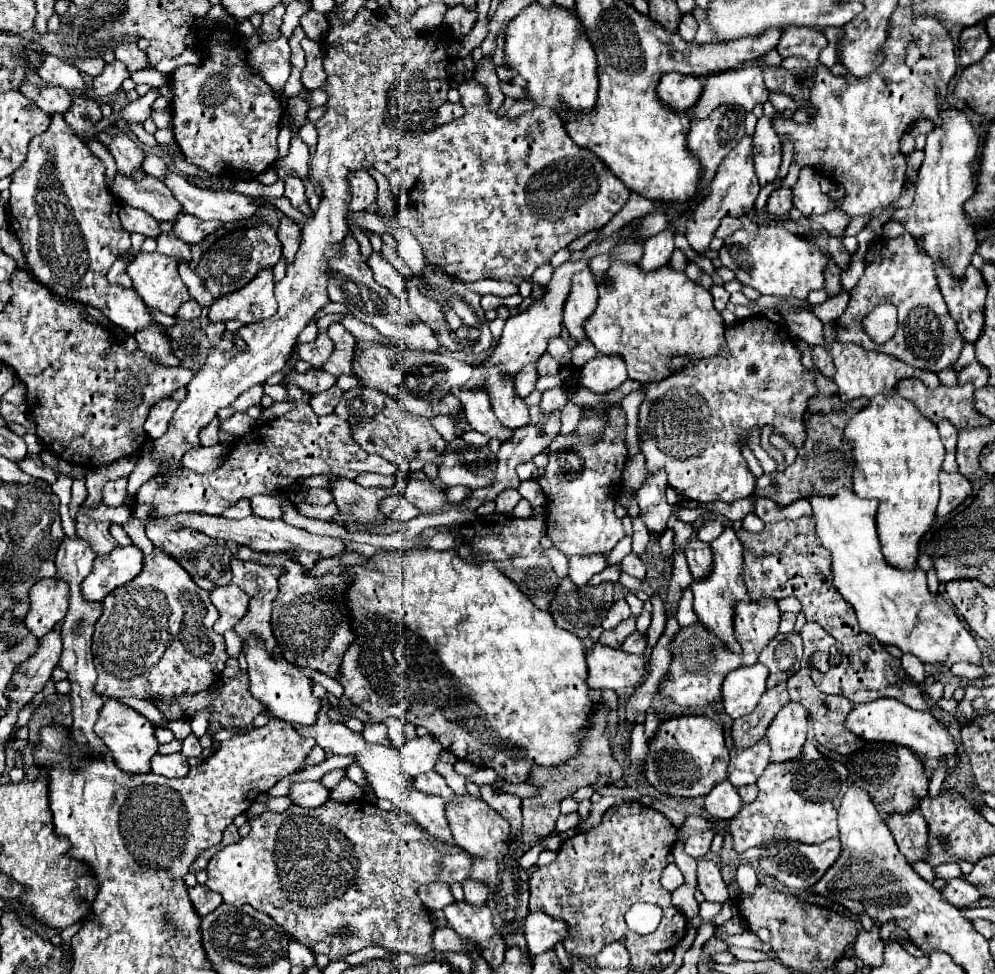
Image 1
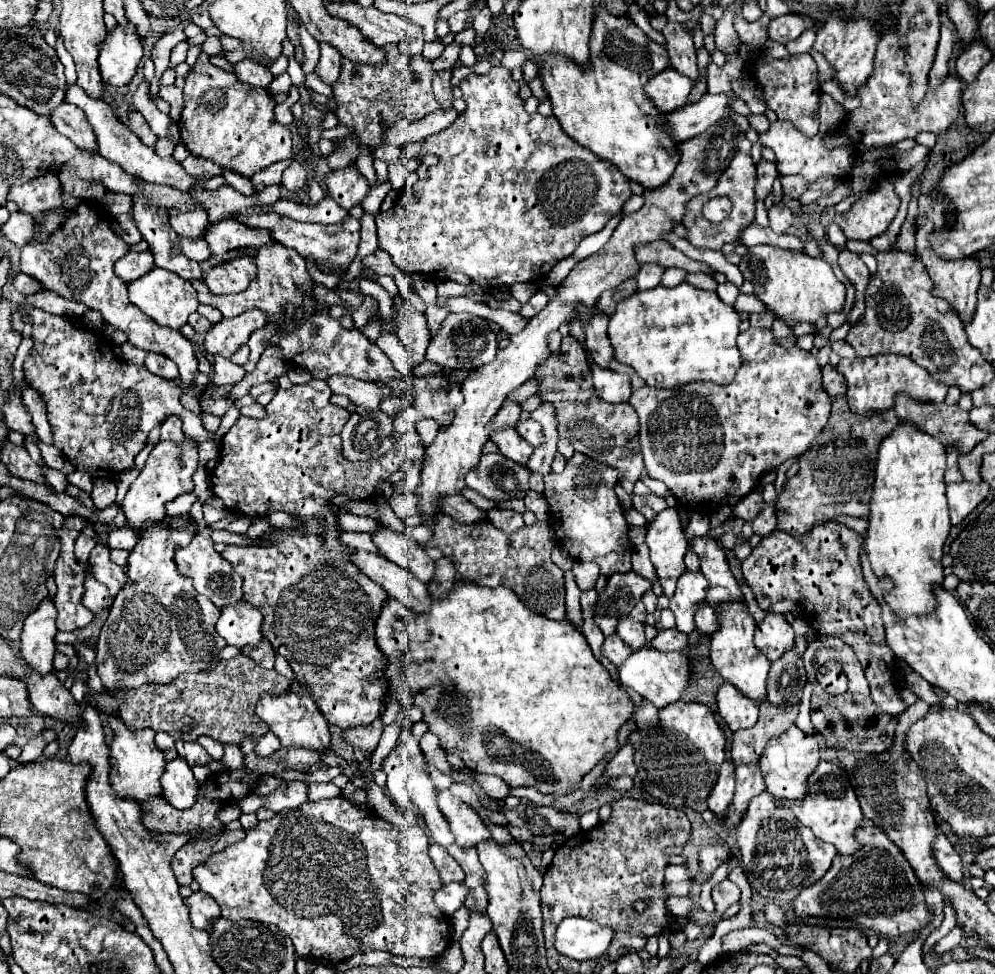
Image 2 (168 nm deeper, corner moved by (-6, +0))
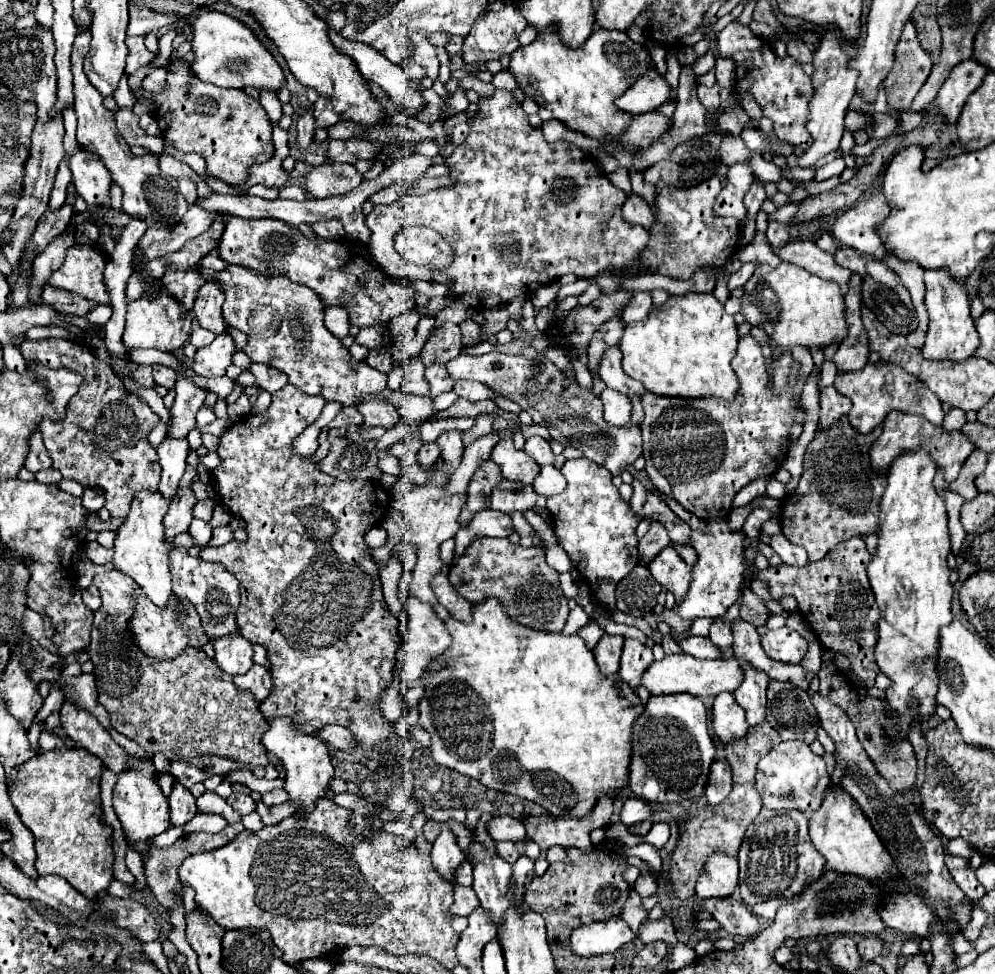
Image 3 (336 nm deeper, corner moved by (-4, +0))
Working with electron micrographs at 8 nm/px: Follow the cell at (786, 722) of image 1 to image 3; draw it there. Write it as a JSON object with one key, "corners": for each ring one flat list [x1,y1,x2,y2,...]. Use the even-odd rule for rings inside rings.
{"corners":[[801,740,781,742,765,758,761,758,757,766,755,788,761,796,763,806,771,810,799,810,811,814,821,806,829,784,831,776,827,772,825,760,815,756,811,748]]}

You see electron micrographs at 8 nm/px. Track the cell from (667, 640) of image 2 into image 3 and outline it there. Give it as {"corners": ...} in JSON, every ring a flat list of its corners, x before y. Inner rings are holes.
{"corners":[[691,636,691,638,683,640,679,646,683,648,683,652,687,652,687,654,691,654,695,658,701,658,701,660,721,658,719,646,715,646,709,638,703,638,703,636]]}

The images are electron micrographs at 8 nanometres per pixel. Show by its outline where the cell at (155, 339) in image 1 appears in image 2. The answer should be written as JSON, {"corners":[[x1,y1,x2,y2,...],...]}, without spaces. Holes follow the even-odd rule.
{"corners":[[147,354,145,358,145,366,149,372,161,376,161,378,167,378,167,380,175,380,179,378,179,370,177,370,177,364,171,360,171,358,165,358,161,354]]}

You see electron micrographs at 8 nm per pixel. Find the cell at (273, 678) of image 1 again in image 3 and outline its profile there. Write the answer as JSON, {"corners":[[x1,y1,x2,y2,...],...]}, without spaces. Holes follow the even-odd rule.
{"corners":[[275,718,269,720,269,730,261,738,267,752,275,754,283,768,285,768,285,790,289,794,289,800,293,800,299,808,295,810,297,818,305,818,319,798,325,798,329,790,329,782,333,778,333,766,329,758,327,744,317,738,315,734,301,734,291,718]]}

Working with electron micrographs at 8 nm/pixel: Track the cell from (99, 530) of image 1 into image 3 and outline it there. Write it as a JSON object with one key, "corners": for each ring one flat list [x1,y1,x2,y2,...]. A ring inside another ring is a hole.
{"corners":[[111,570,107,574,95,576,93,580,101,592,101,608,93,616,93,628,91,628,91,642,89,642,89,656,95,666,95,684,99,692,99,702,107,708,111,716,111,726,135,740,139,746,143,746,147,752,155,754,161,752,167,760,179,758,179,760,189,760,195,756,221,756,229,758,241,764,247,764,249,770,253,768,267,768,269,758,267,752,261,744,261,736,267,732,267,720,259,712,259,704,251,694,241,694,235,684,233,676,225,674,219,670,219,666,207,658,203,650,183,650,179,658,167,660,167,662,155,662,155,658,147,658,135,642,131,642,131,632,127,622,135,614,135,596,137,596,137,586,121,574,119,570]]}

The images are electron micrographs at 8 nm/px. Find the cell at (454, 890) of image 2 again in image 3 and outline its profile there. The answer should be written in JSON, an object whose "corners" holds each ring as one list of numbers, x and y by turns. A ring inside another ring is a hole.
{"corners":[[457,884,453,888,453,894,455,894,455,902,451,906,451,912,457,916,469,916,471,910,475,910,475,906,479,906,479,898,473,888]]}

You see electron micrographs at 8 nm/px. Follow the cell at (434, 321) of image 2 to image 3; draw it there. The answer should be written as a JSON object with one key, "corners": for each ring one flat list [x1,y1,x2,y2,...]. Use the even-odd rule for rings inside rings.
{"corners":[[447,322,447,324,441,326,441,328,429,338,429,342,423,346,423,350,421,350,421,360,423,360,425,366,445,364,447,360,455,358,461,350,463,350,461,330,459,330,457,324]]}

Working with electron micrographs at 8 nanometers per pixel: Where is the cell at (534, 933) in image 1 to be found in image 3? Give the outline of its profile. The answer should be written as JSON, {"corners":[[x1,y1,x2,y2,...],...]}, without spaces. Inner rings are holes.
{"corners":[[615,916,605,922,591,922,575,928,571,934,571,948,575,954,589,958,615,952,633,938,633,930,621,920,621,916]]}

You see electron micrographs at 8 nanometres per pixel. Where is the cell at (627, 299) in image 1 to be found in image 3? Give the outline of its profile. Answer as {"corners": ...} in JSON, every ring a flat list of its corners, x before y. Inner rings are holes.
{"corners":[[713,294,671,296,667,306,653,308,647,322,633,322,621,338,623,370,657,396,735,398,739,390,731,358,737,350,737,324]]}

